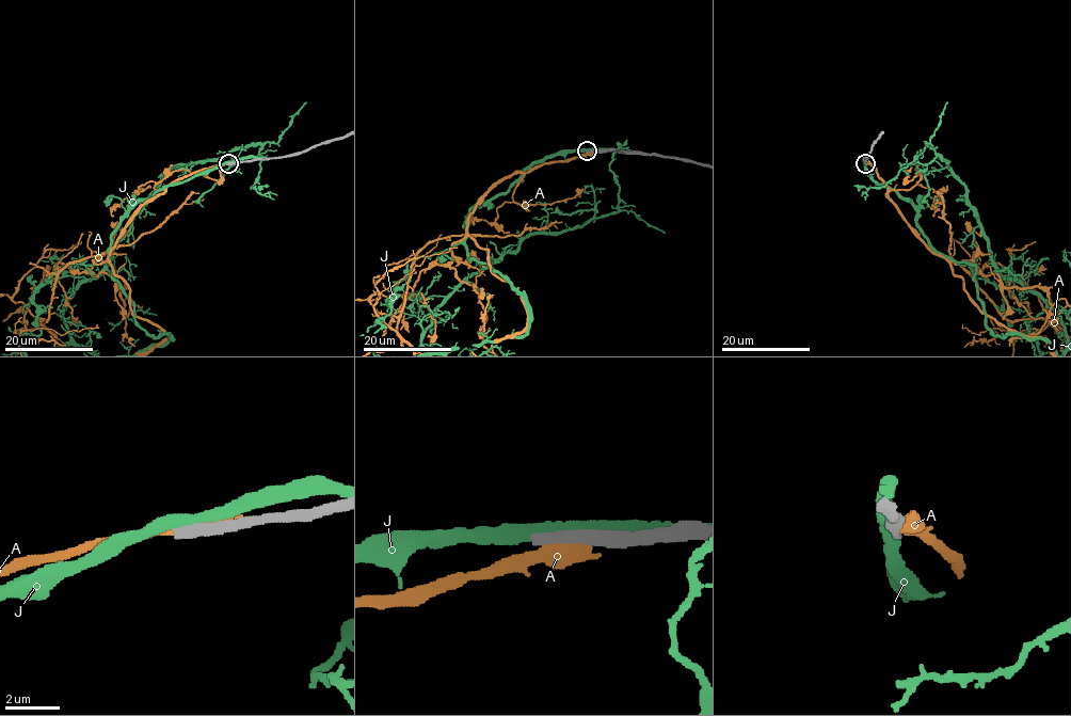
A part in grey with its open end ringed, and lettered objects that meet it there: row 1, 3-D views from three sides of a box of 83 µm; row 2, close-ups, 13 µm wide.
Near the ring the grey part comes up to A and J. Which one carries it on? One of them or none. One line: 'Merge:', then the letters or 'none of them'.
Merge: none of them

